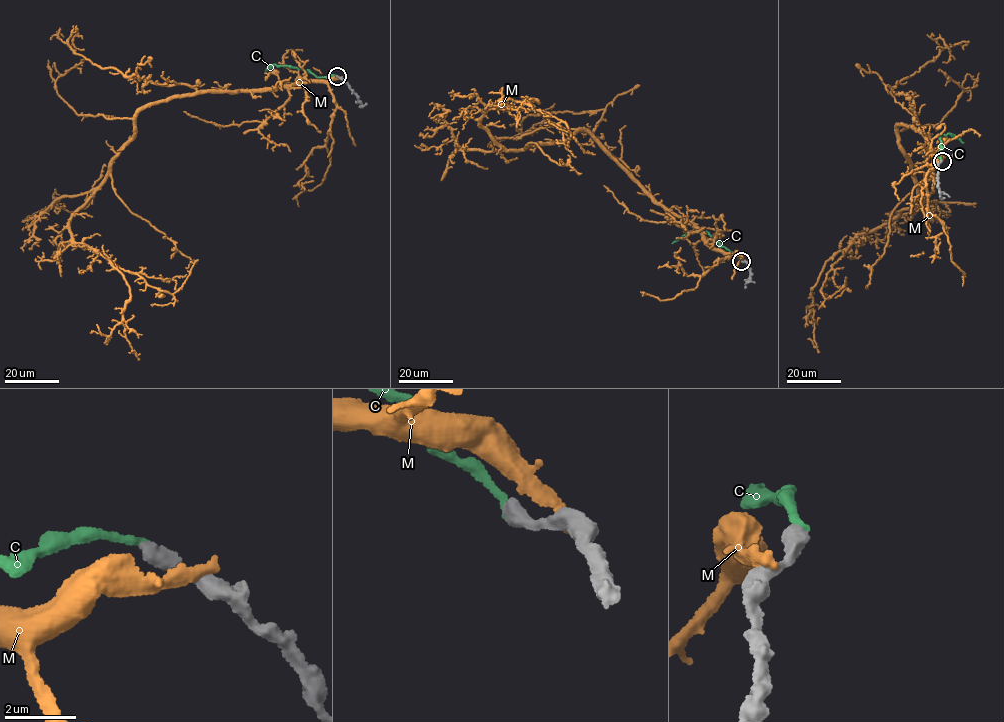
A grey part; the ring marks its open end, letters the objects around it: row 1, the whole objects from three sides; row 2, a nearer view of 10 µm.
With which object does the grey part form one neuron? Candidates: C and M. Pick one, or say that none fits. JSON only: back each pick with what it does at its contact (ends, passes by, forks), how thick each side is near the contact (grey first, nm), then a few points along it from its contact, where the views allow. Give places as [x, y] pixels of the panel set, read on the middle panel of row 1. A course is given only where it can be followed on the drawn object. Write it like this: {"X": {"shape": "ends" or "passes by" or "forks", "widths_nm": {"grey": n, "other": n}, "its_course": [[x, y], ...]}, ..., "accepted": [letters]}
{"accepted": []}

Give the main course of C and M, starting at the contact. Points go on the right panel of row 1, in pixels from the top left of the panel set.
C: (941, 160), (938, 157), (942, 142), (939, 135), (948, 133), (963, 142)
M: (939, 163), (943, 157), (923, 134), (897, 127), (918, 197), (825, 262), (811, 295), (816, 346), (807, 339)

